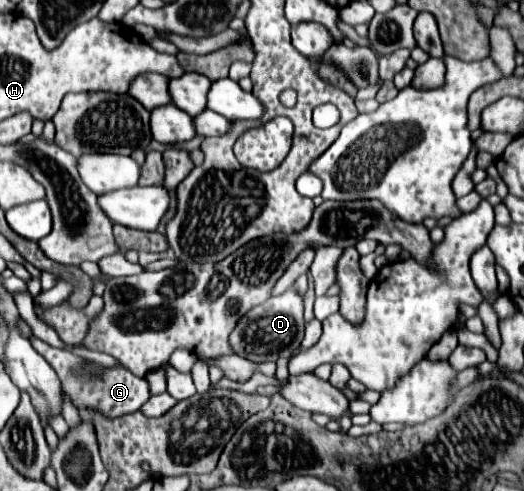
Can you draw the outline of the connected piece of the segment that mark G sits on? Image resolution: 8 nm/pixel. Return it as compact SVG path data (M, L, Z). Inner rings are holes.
M33 337L31 339L31 345L51 363L51 367L57 371L61 383L63 383L63 391L65 395L69 397L69 401L75 405L75 409L93 409L105 417L121 417L121 415L127 415L127 413L135 413L147 399L149 399L149 385L143 377L135 377L129 369L125 369L123 365L115 367L115 369L105 369L103 371L103 379L83 379L83 377L77 377L75 379L75 373L73 369L77 367L77 363L81 365L85 359L69 353L69 351L63 351L63 349L55 349L55 347L49 347L47 343L43 343L41 339Z

